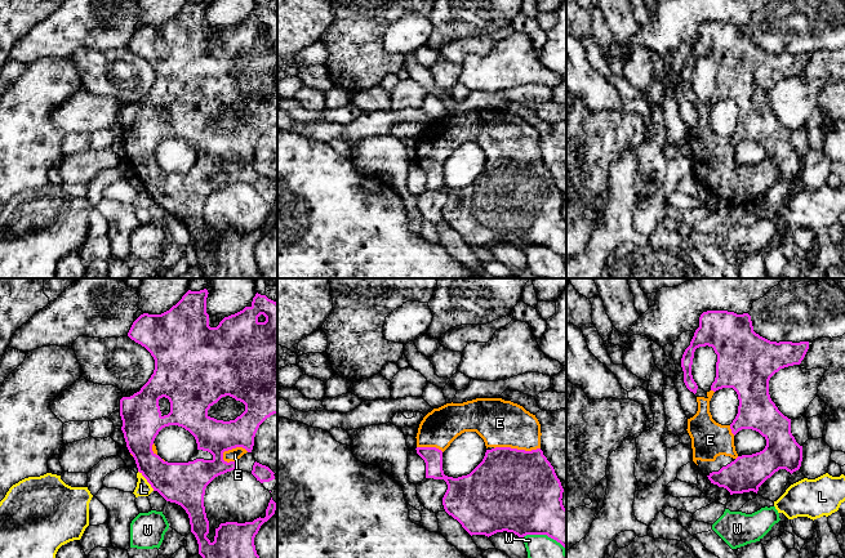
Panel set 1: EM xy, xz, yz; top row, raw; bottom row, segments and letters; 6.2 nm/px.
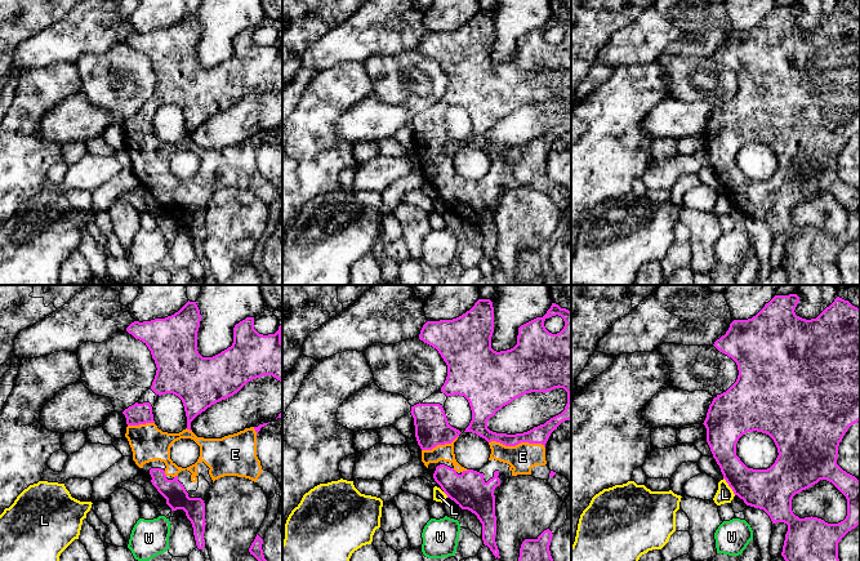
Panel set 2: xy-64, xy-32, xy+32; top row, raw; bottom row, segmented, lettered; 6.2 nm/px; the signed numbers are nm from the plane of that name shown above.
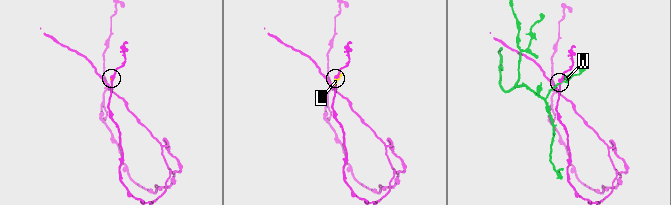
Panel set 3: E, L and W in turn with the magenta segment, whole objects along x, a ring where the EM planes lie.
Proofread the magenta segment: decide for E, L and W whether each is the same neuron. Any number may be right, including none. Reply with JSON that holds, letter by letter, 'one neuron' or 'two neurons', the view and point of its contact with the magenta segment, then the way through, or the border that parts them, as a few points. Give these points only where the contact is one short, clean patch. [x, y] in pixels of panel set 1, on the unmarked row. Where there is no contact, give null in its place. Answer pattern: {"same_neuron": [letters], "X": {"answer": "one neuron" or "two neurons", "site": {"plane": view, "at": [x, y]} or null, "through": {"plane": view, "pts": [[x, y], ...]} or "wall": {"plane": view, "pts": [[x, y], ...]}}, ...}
{"same_neuron": ["E"], "E": {"answer": "one neuron", "site": {"plane": "xz", "at": [516, 160]}}, "L": {"answer": "two neurons", "site": {"plane": "xy", "at": [147, 192]}, "wall": {"plane": "xy", "pts": [[138, 182], [154, 201]]}}, "W": {"answer": "two neurons", "site": {"plane": "xz", "at": [543, 245]}}}

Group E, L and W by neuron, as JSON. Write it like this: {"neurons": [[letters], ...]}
{"neurons": [["E"], ["L"], ["W"]]}

